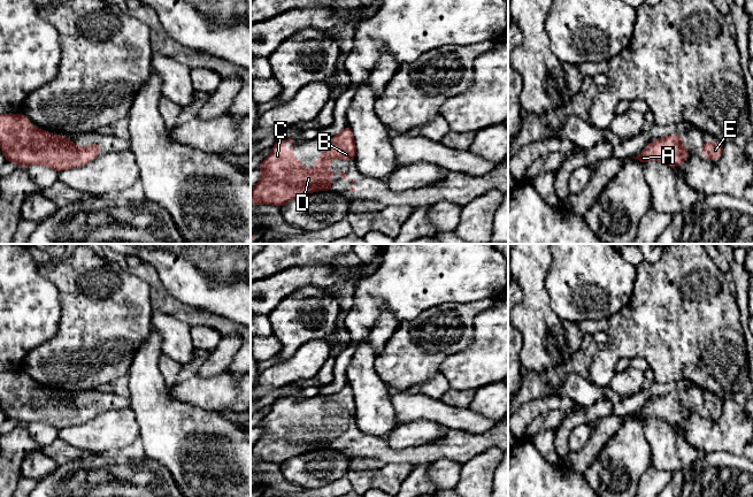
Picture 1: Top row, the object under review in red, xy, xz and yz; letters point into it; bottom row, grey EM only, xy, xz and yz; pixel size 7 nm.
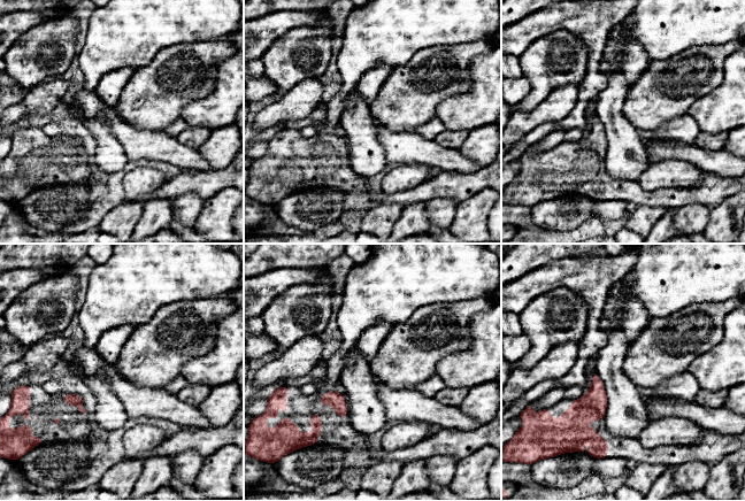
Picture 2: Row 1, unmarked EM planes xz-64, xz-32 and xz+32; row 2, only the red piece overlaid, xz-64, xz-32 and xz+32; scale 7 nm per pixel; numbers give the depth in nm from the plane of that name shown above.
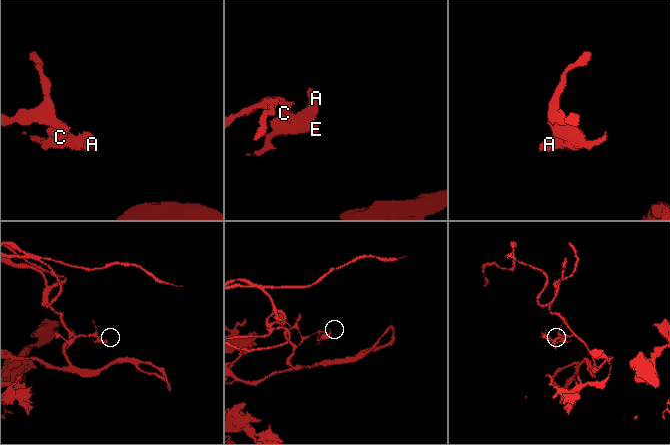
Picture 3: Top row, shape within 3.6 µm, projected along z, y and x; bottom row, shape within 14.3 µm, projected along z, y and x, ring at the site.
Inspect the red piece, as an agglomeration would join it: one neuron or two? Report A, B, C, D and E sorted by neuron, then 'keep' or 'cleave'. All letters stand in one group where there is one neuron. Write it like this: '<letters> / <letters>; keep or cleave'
A B C D E; keep

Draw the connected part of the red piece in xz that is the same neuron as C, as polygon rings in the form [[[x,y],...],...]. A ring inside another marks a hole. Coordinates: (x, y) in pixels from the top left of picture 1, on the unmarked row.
[[[348,382],[344,388],[328,398],[323,412],[314,416],[315,427],[303,427],[300,416],[293,414],[293,395],[281,398],[272,404],[271,411],[260,421],[261,436],[251,448],[251,459],[255,462],[274,462],[283,465],[290,458],[301,456],[315,449],[331,449],[330,438],[335,433],[347,437],[345,430],[333,431],[329,428],[330,418],[354,419],[356,405]],[[289,399],[289,416],[284,427],[275,428],[275,419],[282,423],[284,402]]]

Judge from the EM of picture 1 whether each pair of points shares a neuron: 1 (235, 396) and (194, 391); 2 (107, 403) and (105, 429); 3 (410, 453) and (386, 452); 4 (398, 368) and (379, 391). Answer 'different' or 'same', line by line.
1: same
2: different
3: same
4: different

